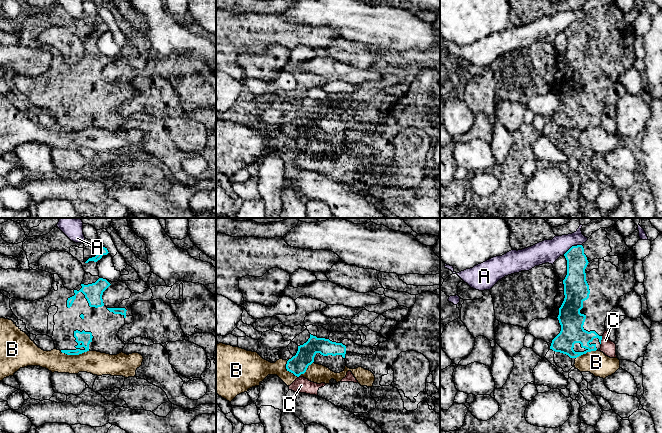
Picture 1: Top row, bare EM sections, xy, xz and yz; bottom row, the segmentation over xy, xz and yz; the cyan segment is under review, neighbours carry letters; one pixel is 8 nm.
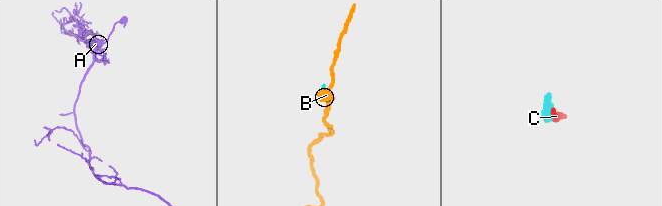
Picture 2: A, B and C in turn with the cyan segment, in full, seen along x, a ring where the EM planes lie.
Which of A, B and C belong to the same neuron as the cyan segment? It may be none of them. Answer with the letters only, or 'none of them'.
none of them

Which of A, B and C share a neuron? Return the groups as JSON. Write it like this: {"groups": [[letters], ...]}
{"groups": [["A"], ["B"], ["C"]]}

